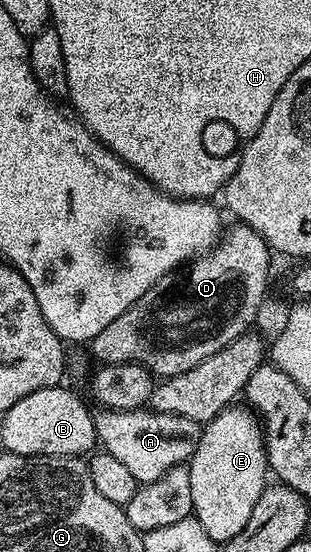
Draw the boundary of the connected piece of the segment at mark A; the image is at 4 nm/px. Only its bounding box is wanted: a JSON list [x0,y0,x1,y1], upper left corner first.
[95,408,200,482]

